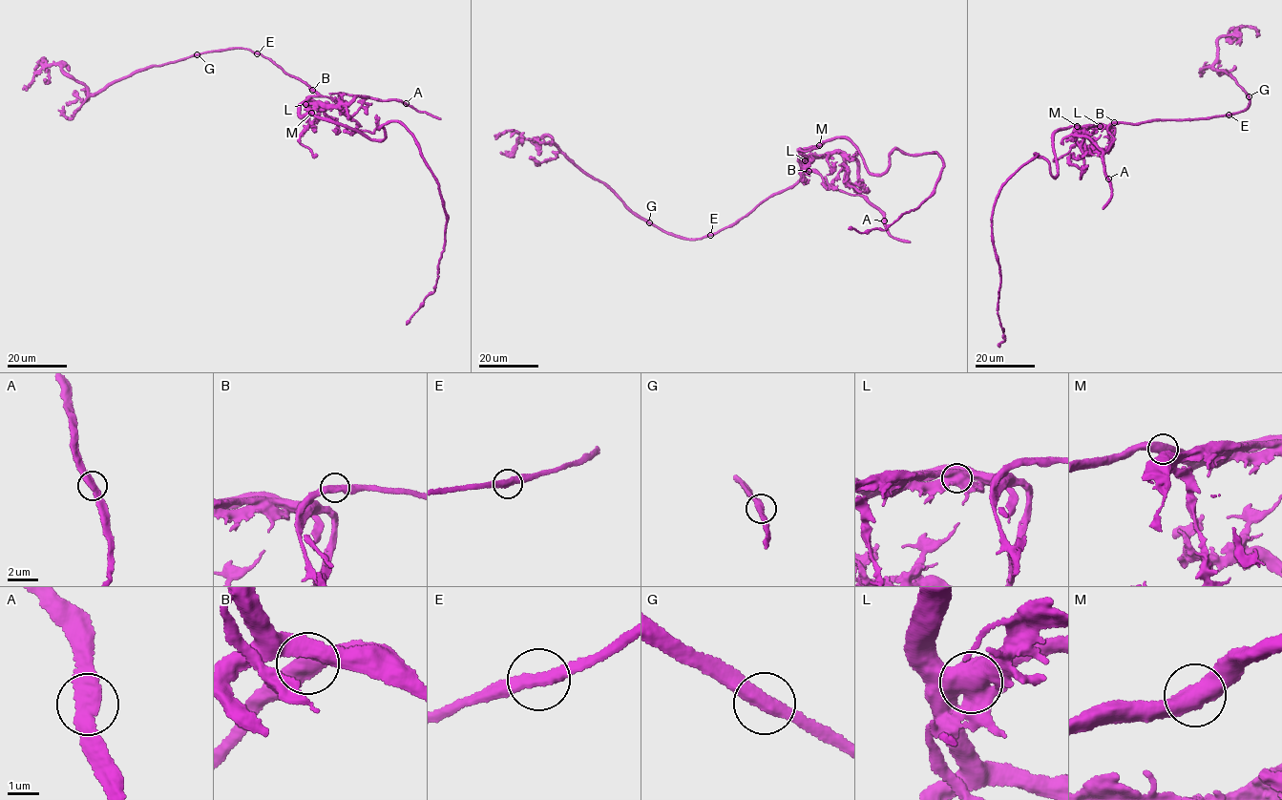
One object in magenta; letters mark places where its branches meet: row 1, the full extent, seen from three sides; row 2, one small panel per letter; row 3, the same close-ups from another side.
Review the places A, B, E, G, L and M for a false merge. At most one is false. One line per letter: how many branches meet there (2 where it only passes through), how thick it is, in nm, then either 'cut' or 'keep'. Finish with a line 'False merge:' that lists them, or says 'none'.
A: branches 2; calibre 400 nm; keep
B: branches 2; calibre 480 nm; keep
E: branches 2; calibre 380 nm; keep
G: branches 2; calibre 440 nm; keep
L: branches 3; calibre 650 nm; cut
M: branches 2; calibre 600 nm; keep
False merge: L

